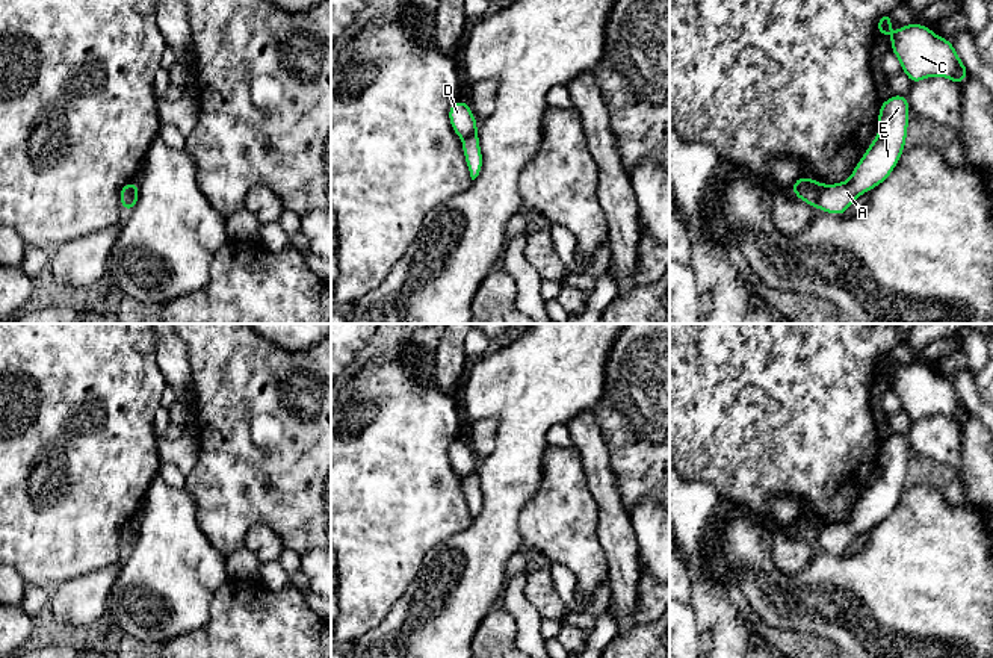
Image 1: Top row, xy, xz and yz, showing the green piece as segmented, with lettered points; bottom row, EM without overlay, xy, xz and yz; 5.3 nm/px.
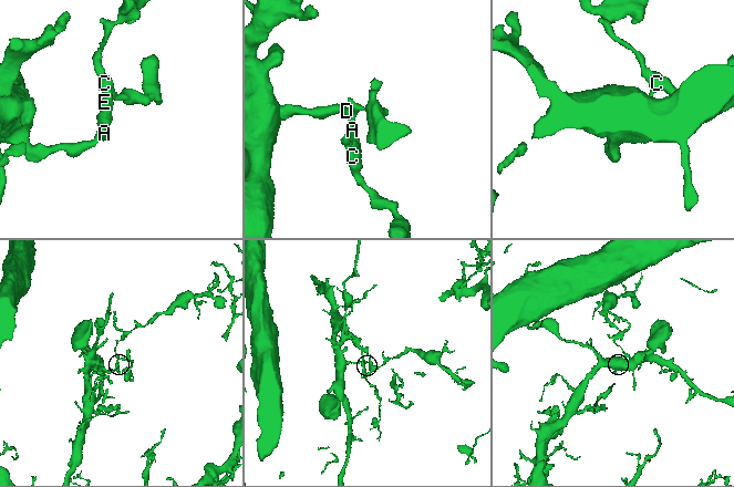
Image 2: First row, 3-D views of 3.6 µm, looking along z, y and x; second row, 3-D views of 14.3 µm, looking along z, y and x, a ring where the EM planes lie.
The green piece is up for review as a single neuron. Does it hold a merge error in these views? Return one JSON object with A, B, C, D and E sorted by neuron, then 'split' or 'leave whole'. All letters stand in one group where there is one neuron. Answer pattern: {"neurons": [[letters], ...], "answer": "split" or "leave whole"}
{"neurons": [["A", "B", "C", "E"], ["D"]], "answer": "split"}

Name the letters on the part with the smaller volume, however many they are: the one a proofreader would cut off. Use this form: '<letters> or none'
A, B, C, E

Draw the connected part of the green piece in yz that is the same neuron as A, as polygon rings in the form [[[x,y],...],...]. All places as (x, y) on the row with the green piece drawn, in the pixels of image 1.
[[[895,94],[880,104],[880,133],[846,182],[821,185],[818,209],[833,215],[842,215],[858,195],[881,185],[892,174],[904,153],[908,107],[908,98]]]

